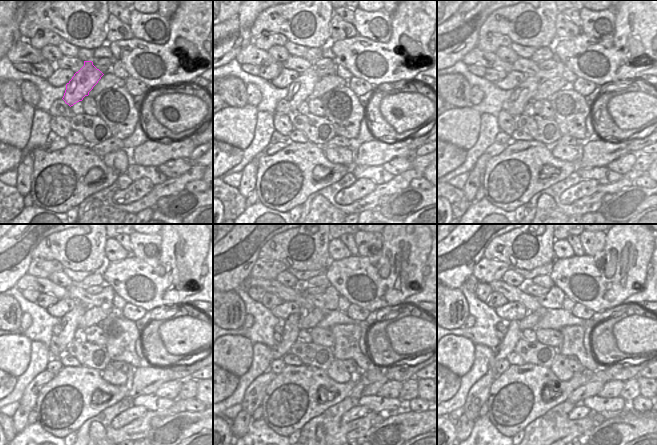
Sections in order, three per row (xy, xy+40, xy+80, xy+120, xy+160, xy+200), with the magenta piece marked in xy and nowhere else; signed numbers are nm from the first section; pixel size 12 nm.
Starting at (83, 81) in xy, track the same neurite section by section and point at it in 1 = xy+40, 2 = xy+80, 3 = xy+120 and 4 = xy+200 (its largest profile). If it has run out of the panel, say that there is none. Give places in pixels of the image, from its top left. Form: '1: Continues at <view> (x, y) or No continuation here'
1: Continues at xy+40 (300, 90)
2: Continues at xy+80 (521, 95)
3: Continues at xy+120 (69, 323)
4: Continues at xy+200 (514, 333).

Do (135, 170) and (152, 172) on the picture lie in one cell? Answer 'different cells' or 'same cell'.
same cell

